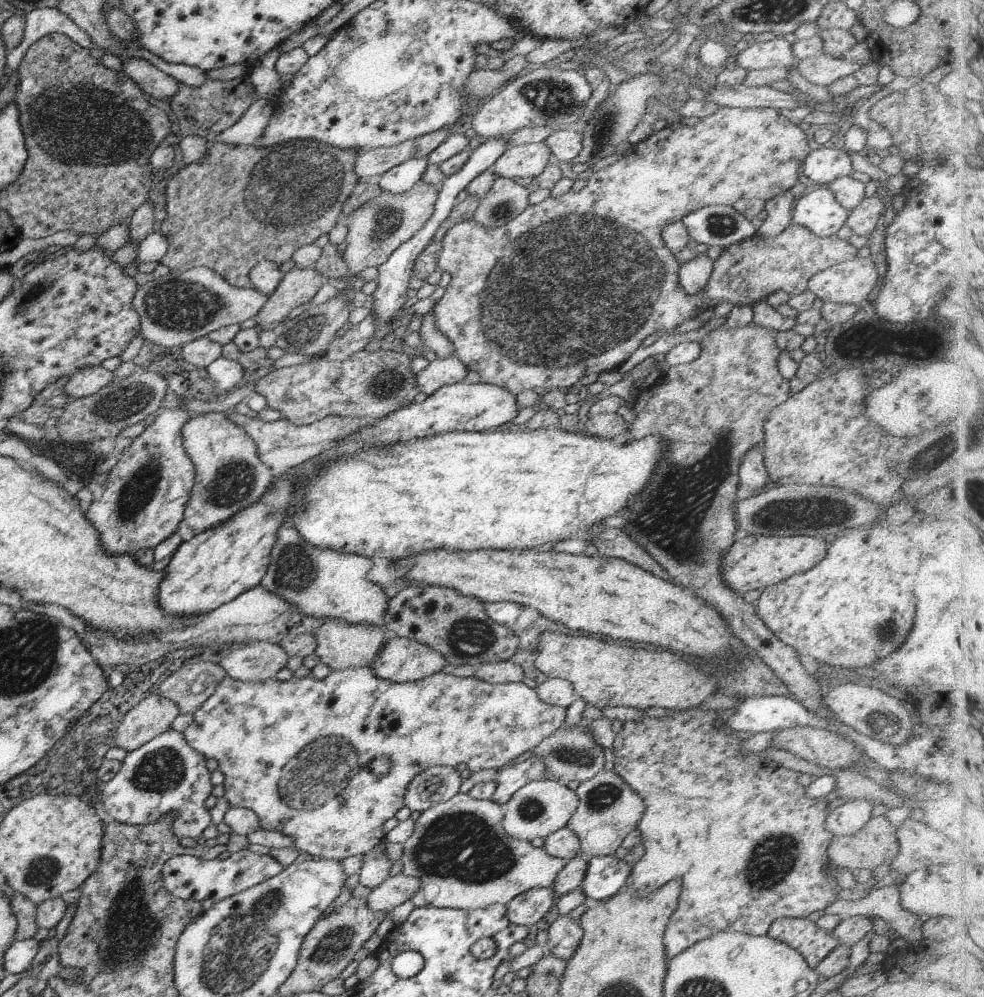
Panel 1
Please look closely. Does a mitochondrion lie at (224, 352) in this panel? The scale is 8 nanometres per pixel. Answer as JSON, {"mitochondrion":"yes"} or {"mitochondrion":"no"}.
{"mitochondrion":"no"}

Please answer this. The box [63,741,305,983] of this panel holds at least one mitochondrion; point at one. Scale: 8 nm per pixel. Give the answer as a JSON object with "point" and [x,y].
{"point":[127,930]}

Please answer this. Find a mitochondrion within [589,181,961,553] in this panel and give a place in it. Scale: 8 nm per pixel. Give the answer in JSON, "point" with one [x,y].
{"point":[781,513]}

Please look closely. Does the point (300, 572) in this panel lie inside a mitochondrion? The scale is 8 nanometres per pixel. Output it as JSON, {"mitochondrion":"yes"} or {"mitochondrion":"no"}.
{"mitochondrion":"yes"}

